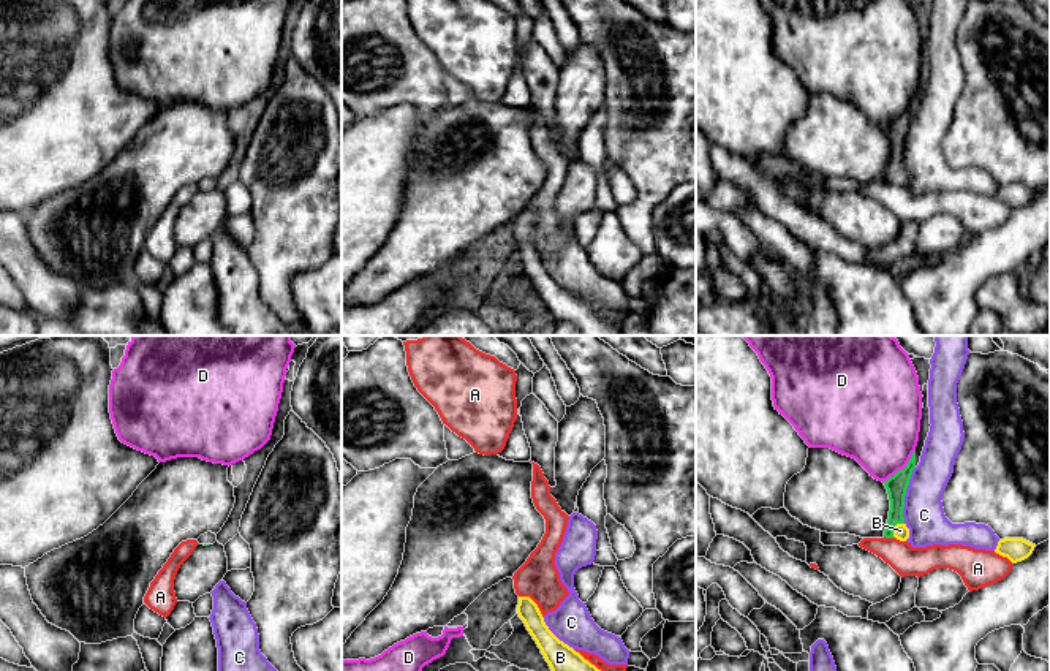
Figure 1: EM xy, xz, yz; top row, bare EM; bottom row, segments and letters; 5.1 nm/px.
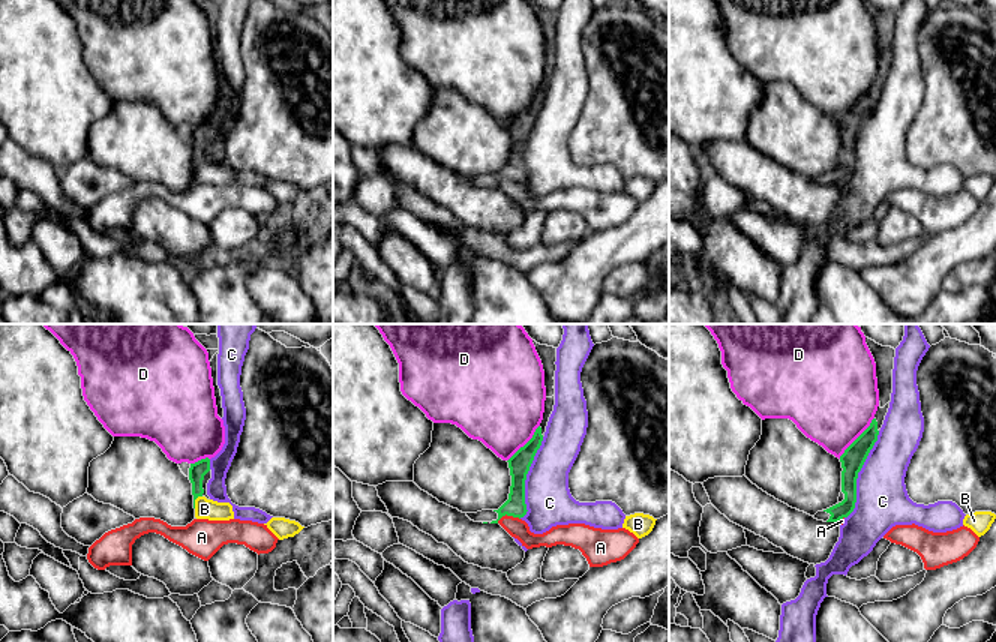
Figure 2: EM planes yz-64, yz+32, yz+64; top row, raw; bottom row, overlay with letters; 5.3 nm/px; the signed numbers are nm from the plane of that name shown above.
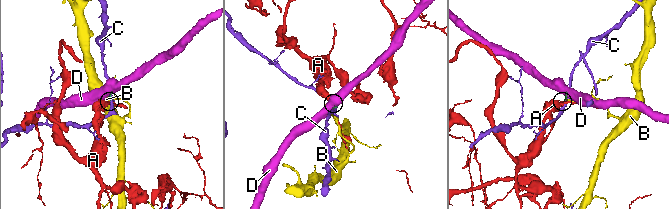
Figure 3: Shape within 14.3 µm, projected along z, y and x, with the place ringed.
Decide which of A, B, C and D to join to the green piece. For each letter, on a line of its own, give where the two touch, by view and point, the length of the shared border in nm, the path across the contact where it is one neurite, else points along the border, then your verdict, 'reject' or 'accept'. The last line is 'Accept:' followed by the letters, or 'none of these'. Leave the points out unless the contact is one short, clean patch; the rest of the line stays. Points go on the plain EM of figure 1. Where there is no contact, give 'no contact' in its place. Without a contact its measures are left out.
A: contact yz (889, 182); length 60 nm; border yz (884, 181), (894, 184); reject
B: contact yz (894, 171); length 90 nm; way yz (897, 130), (894, 171), (900, 176); accept
C: contact yz (905, 140); length 300 nm; border yz (916, 113), (905, 141), (903, 168); reject
D: contact yz (903, 114); length 240 nm; reject
Accept: B

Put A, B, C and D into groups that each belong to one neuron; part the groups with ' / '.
A / B / C / D

